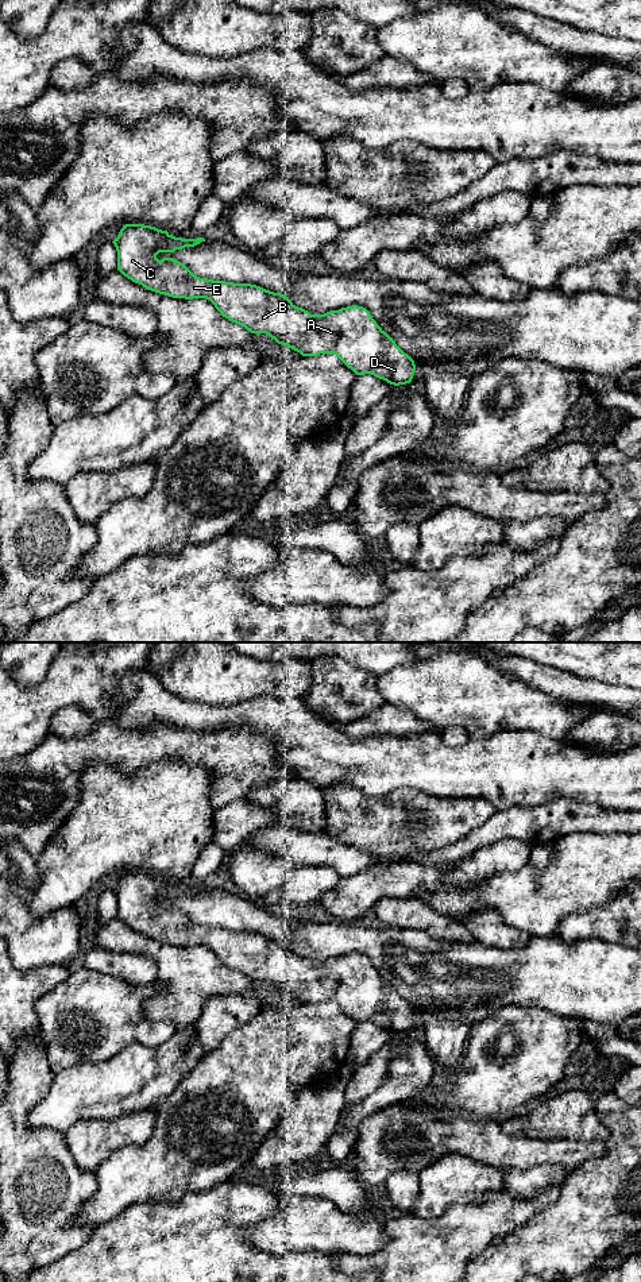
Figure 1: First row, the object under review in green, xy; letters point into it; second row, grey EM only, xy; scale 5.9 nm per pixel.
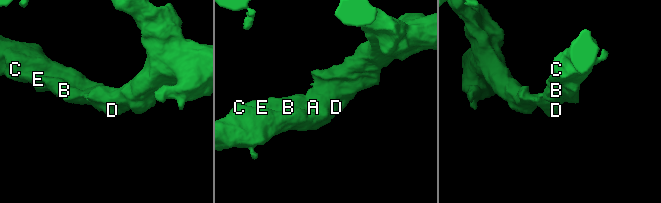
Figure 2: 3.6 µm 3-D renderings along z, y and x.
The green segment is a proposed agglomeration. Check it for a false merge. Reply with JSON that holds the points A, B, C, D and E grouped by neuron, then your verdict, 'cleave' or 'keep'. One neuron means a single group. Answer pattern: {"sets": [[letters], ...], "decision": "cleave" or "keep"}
{"sets": [["A", "B", "C", "D", "E"]], "decision": "keep"}

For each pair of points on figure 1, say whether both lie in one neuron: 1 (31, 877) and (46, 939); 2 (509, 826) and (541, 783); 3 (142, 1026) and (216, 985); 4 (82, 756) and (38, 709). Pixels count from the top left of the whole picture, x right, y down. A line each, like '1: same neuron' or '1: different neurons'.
1: same neuron
2: different neurons
3: different neurons
4: different neurons

